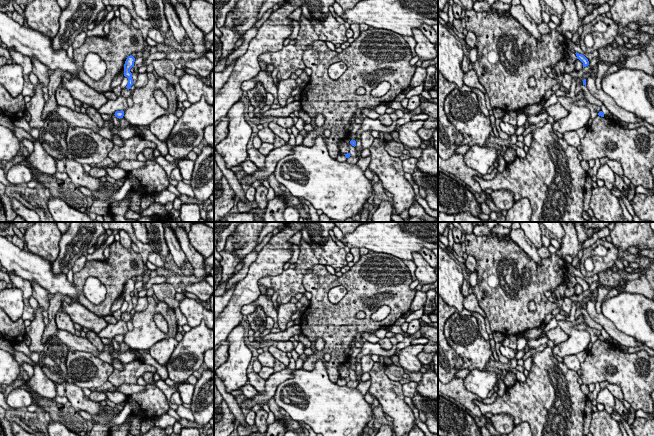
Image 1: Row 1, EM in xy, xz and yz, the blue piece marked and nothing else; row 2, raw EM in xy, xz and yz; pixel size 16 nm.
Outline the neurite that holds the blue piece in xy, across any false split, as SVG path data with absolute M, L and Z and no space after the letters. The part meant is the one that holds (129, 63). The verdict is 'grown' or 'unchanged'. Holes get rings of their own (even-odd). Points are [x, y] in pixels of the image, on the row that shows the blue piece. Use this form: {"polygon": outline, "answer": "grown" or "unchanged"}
{"polygon": "M130 55L127 57L125 64L124 64L124 76L128 78L128 84L126 86L127 89L131 89L131 86L134 84L132 79L132 73L130 69L134 67L135 58Z", "answer": "unchanged"}

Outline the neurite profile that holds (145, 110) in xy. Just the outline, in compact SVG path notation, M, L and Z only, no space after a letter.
M152 72L147 73L148 82L143 88L135 88L132 94L134 104L124 111L123 118L129 126L149 126L160 116L175 114L178 101L174 86L168 84L167 80L156 77ZM160 89L168 100L168 108L162 108L154 97L154 91Z

